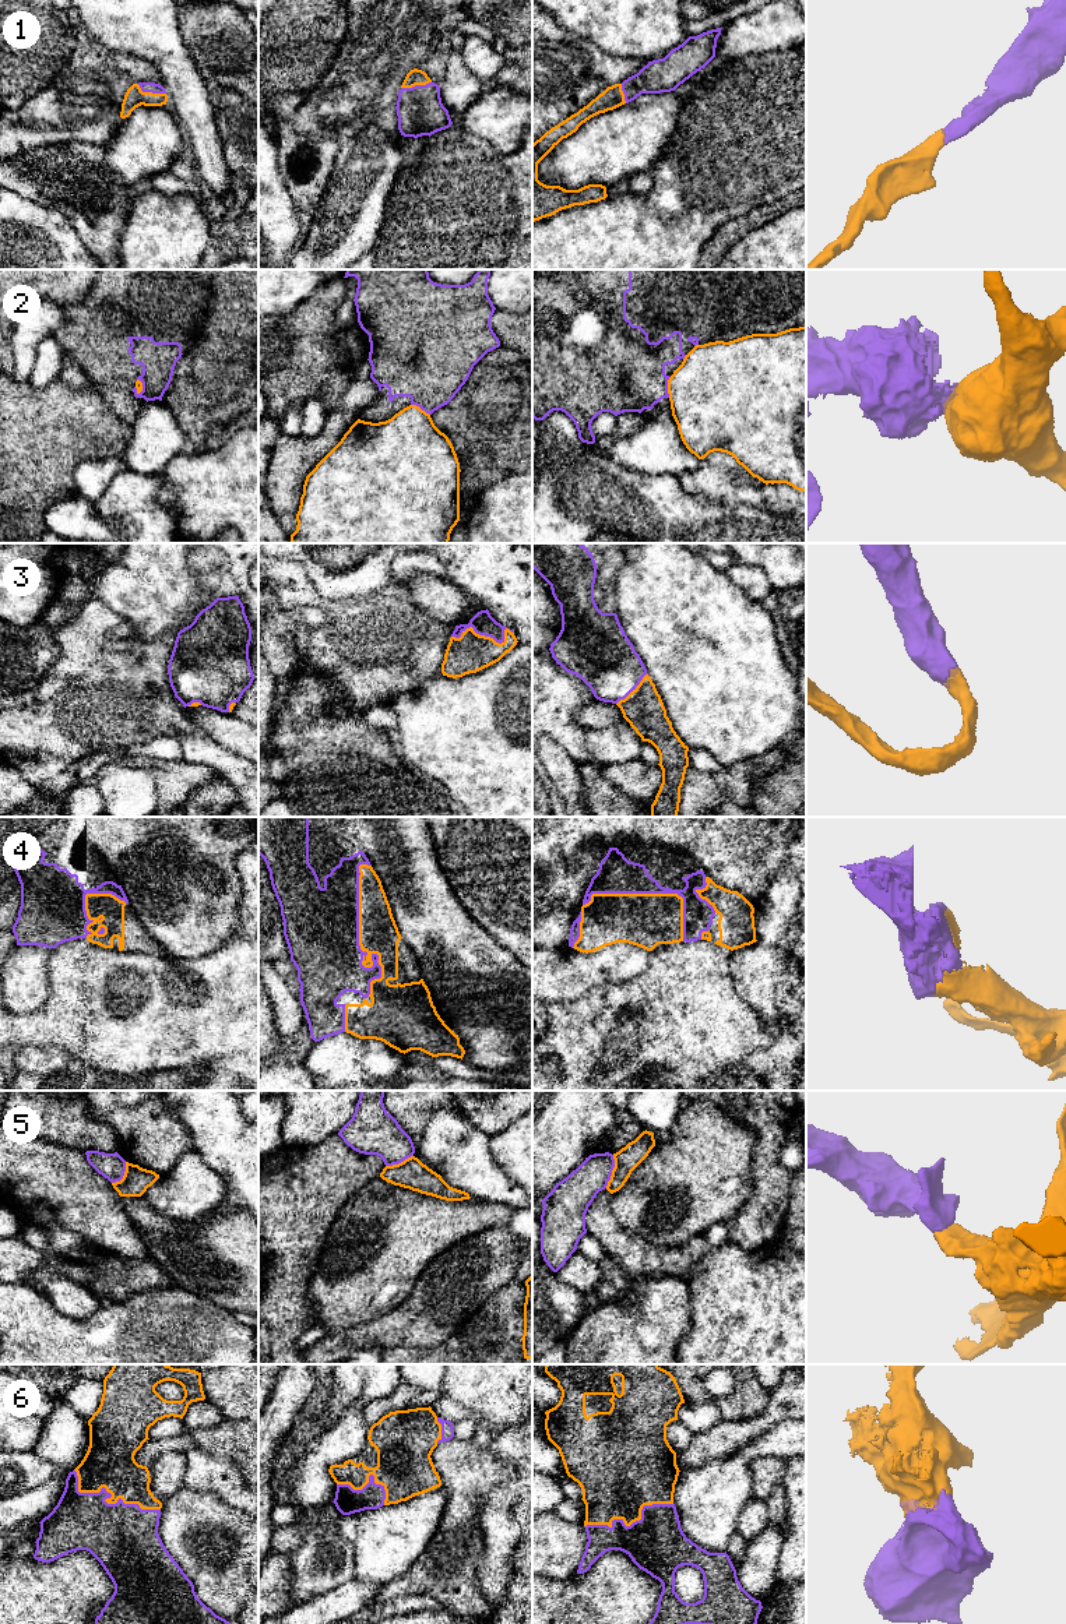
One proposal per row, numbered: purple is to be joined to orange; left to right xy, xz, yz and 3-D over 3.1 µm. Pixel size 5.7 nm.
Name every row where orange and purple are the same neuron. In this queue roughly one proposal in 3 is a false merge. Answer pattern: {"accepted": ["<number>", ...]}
{"accepted": ["1", "3", "4", "6"]}

